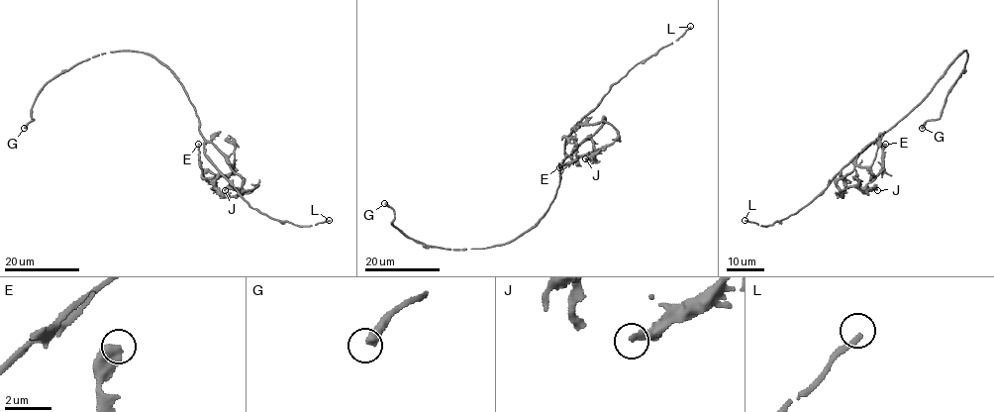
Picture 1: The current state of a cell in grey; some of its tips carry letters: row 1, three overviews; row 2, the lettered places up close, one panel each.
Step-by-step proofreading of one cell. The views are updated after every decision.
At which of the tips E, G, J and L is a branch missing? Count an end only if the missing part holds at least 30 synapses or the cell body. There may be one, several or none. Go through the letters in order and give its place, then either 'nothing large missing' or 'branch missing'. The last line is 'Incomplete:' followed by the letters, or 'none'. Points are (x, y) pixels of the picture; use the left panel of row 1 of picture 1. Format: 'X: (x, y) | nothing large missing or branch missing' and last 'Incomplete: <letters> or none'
E: (198, 144) | nothing large missing
G: (24, 128) | branch missing
J: (225, 190) | nothing large missing
L: (329, 220) | nothing large missing
Incomplete: G

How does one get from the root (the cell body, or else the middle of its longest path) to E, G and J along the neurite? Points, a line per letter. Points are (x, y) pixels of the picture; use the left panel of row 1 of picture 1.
E: (193, 106), (200, 134), (222, 154), (233, 170), (217, 175), (203, 169), (198, 144)
G: (193, 106), (178, 78), (153, 57), (115, 51), (53, 76), (36, 98), (33, 120), (24, 128)
J: (193, 106), (200, 134), (243, 179), (242, 187), (252, 189), (257, 187), (249, 192), (227, 187), (225, 190)

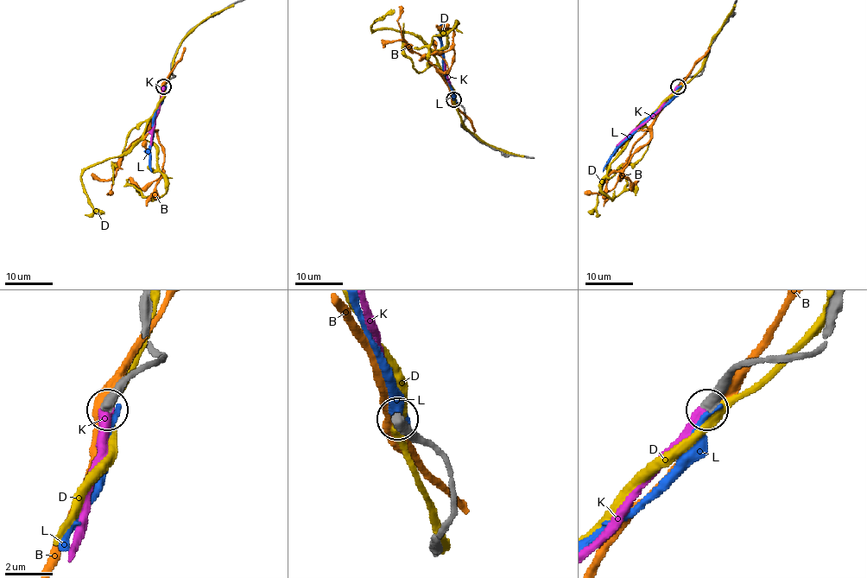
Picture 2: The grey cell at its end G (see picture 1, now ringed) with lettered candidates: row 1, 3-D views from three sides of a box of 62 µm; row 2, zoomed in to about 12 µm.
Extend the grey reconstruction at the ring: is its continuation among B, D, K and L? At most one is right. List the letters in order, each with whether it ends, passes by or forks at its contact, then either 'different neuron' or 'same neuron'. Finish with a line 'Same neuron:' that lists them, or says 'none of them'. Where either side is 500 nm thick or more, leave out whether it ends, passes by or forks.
B: different neuron
D: different neuron
K: it ends | same neuron
L: different neuron
Same neuron: K

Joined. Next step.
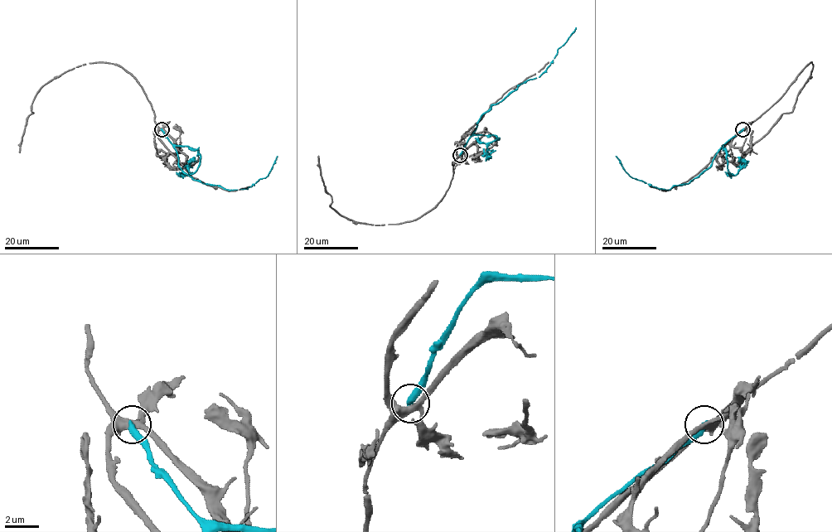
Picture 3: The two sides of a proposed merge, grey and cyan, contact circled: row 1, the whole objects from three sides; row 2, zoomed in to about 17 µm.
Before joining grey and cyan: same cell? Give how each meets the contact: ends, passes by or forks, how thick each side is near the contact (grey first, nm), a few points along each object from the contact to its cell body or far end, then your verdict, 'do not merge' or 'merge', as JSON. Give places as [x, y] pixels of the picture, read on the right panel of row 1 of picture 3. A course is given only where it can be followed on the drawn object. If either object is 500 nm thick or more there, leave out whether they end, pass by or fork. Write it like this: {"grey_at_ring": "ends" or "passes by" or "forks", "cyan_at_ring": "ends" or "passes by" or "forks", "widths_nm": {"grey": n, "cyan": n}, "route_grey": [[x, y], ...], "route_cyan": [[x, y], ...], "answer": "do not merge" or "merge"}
{"grey_at_ring": "forks", "cyan_at_ring": "ends", "widths_nm": {"grey": 360, "cyan": 400}, "route_grey": [[743, 129], [765, 113], [812, 62], [810, 76], [801, 89], [794, 110], [785, 113], [743, 152]], "route_cyan": [[743, 129], [721, 147], [711, 165], [689, 183], [674, 185], [669, 190], [632, 178], [616, 156]], "answer": "do not merge"}

